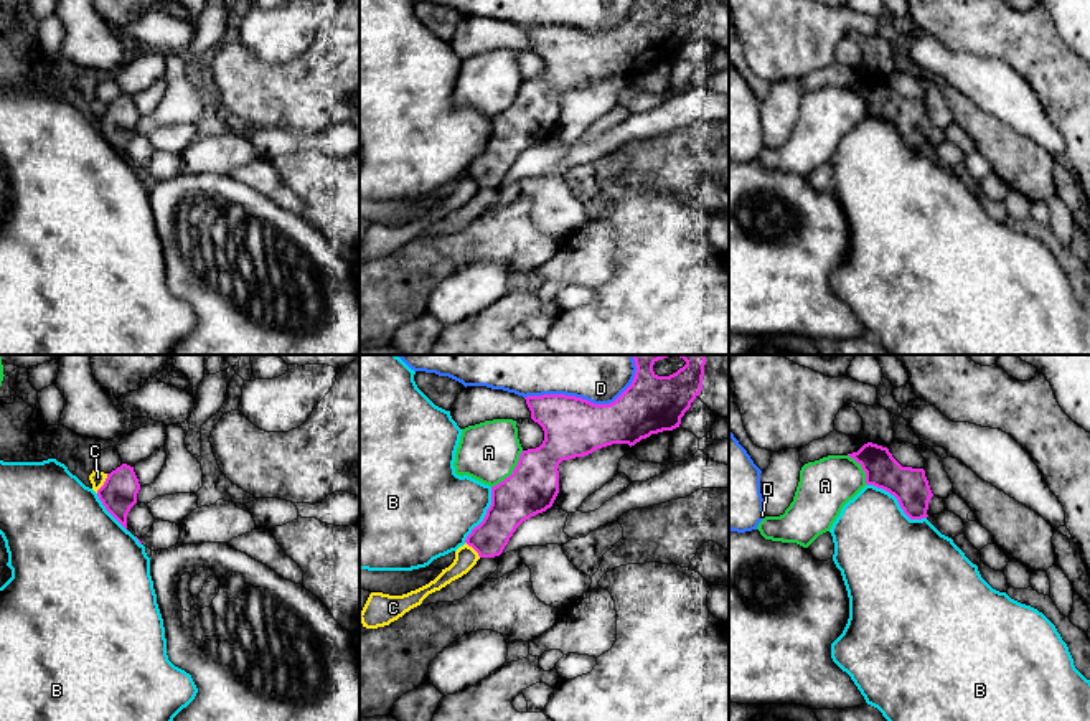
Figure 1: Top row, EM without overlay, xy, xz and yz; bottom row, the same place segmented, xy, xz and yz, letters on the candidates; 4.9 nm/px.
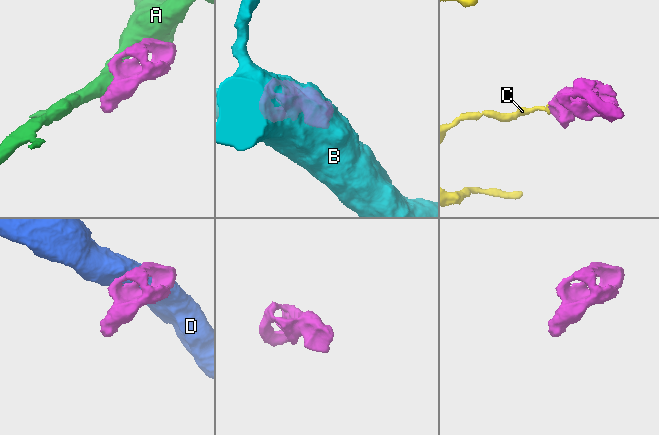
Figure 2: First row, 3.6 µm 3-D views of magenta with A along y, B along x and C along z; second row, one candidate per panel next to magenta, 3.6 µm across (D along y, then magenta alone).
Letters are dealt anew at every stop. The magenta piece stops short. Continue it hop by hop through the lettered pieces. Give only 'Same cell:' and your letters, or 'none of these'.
Same cell: none of these

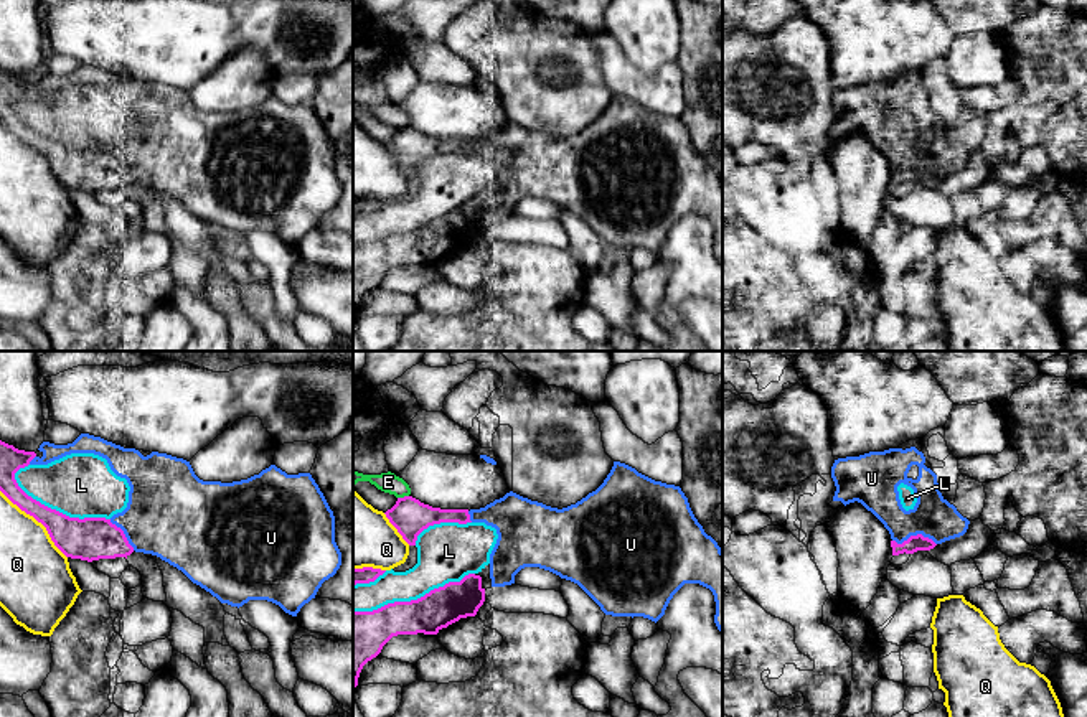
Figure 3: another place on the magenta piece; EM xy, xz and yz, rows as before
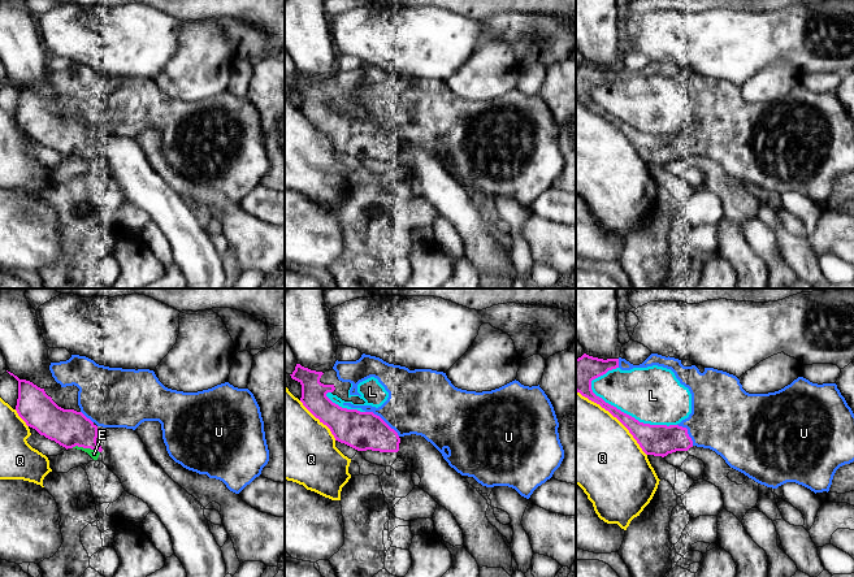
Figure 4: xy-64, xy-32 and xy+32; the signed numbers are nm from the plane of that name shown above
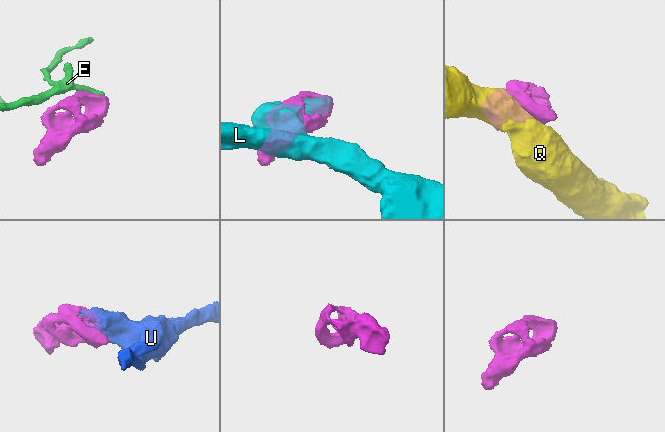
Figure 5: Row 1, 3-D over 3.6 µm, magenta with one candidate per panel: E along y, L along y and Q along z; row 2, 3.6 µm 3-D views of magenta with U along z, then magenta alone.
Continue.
Same cell: U

